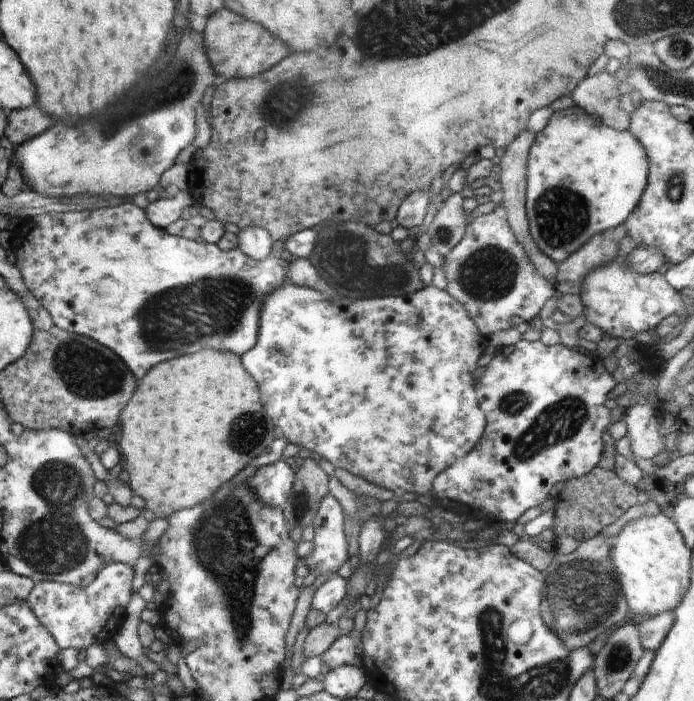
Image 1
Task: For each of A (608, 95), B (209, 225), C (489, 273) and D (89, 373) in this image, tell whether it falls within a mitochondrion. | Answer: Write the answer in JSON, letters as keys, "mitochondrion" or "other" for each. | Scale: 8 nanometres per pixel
{"A":"mitochondrion","B":"other","C":"mitochondrion","D":"mitochondrion"}

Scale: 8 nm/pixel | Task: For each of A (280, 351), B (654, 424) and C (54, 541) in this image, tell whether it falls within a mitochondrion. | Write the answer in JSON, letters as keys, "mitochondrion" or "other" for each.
{"A":"mitochondrion","B":"other","C":"mitochondrion"}

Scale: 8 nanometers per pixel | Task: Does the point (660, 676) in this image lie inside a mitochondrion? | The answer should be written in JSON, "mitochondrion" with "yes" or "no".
{"mitochondrion":"no"}

